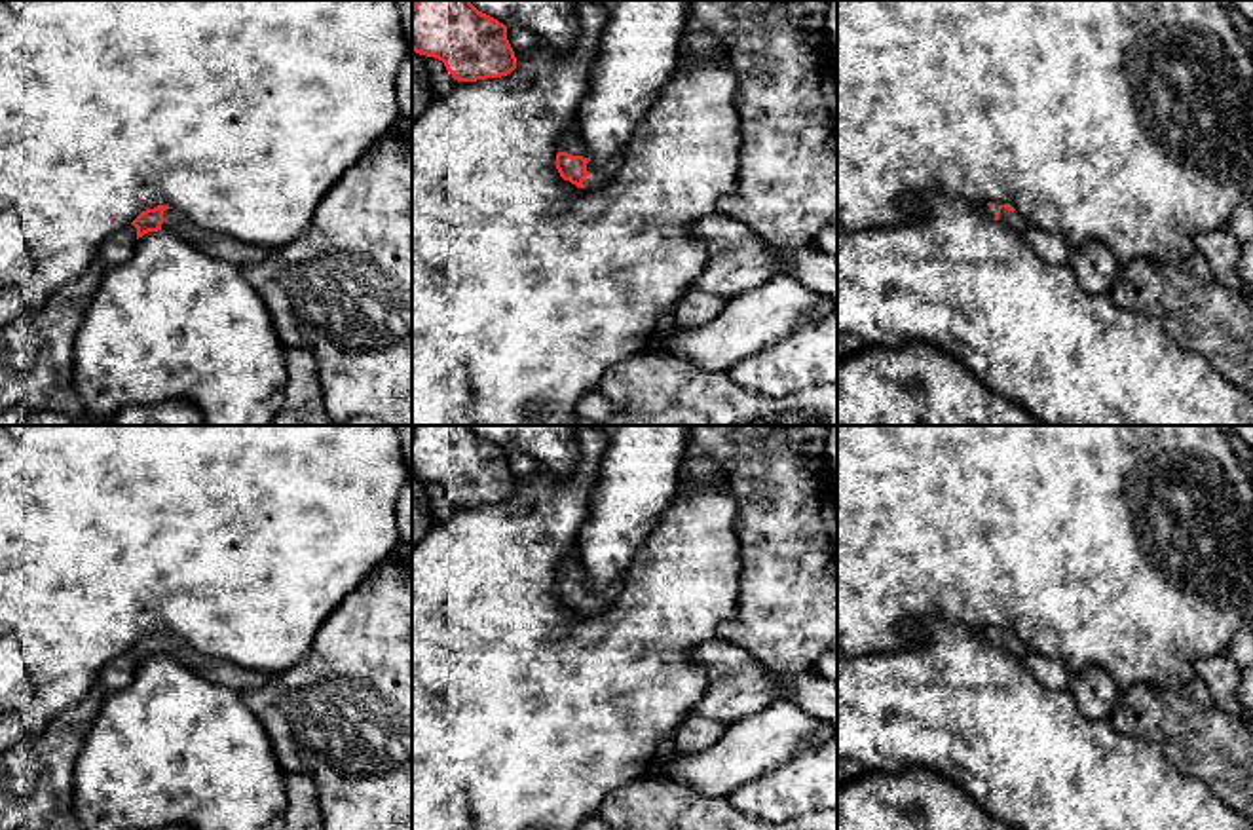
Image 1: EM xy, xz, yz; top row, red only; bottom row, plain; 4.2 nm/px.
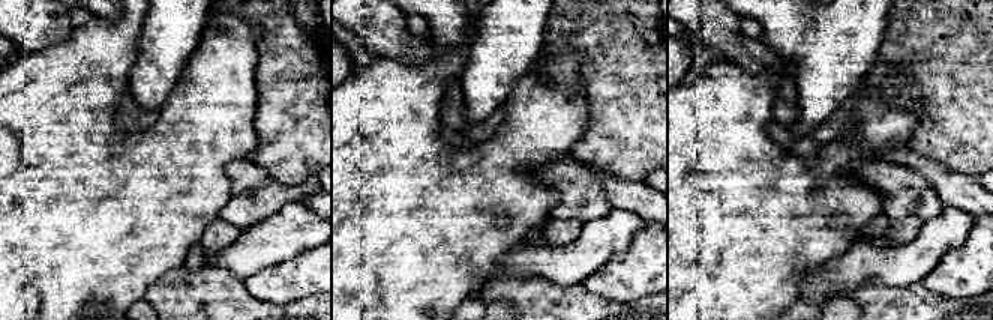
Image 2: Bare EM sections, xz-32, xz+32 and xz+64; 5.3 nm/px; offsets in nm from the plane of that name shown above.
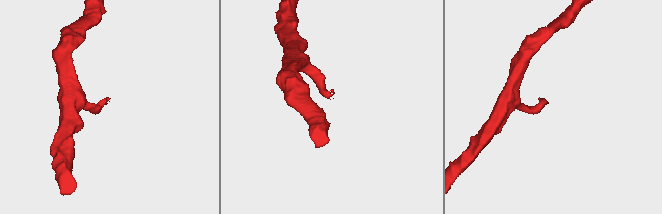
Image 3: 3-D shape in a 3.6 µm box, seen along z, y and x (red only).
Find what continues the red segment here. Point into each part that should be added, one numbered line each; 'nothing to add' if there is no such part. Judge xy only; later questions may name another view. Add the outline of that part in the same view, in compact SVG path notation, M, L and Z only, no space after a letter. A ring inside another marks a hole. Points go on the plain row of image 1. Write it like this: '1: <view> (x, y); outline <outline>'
1: xy (234, 677); outline M171 632L163 636L161 653L186 665L190 670L197 672L199 676L205 676L207 680L226 686L237 693L243 689L258 688L270 678L270 674L254 669L243 669L234 663L224 663L220 659L205 657L197 653L188 640Z

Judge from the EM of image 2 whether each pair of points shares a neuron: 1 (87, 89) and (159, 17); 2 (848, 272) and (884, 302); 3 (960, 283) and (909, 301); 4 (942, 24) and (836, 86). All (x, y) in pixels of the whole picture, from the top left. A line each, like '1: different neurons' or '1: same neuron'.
1: different neurons
2: different neurons
3: different neurons
4: different neurons

